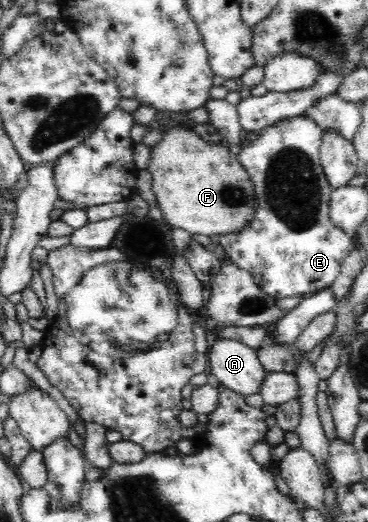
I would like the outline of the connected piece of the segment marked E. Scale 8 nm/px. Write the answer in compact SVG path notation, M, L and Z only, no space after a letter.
M212 98L208 99L204 105L209 110L208 123L216 127L229 143L240 143L238 160L250 175L256 199L254 212L251 212L251 217L243 228L239 232L223 233L220 236L222 254L228 254L230 262L236 267L250 272L258 287L276 300L292 298L292 296L307 297L323 288L331 287L340 275L341 264L351 253L352 235L344 233L330 219L330 200L333 190L321 165L319 148L322 130L319 130L312 119L302 114L289 119L280 119L276 124L264 127L258 139L241 142L240 132L243 128L239 122L237 105L227 102L226 99Z

